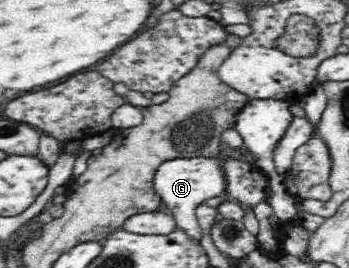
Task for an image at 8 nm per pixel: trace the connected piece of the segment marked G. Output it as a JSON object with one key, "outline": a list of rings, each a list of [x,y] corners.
{"outline":[[[230,146],[220,150],[216,156],[212,157],[177,157],[176,160],[164,161],[164,164],[157,168],[156,176],[153,176],[153,188],[160,195],[164,210],[171,213],[176,226],[183,228],[191,238],[196,240],[202,238],[202,228],[198,224],[196,208],[205,200],[220,197],[226,191],[227,182],[223,164],[228,159],[253,164],[255,156],[247,149],[247,146],[240,146],[240,148]]]}

